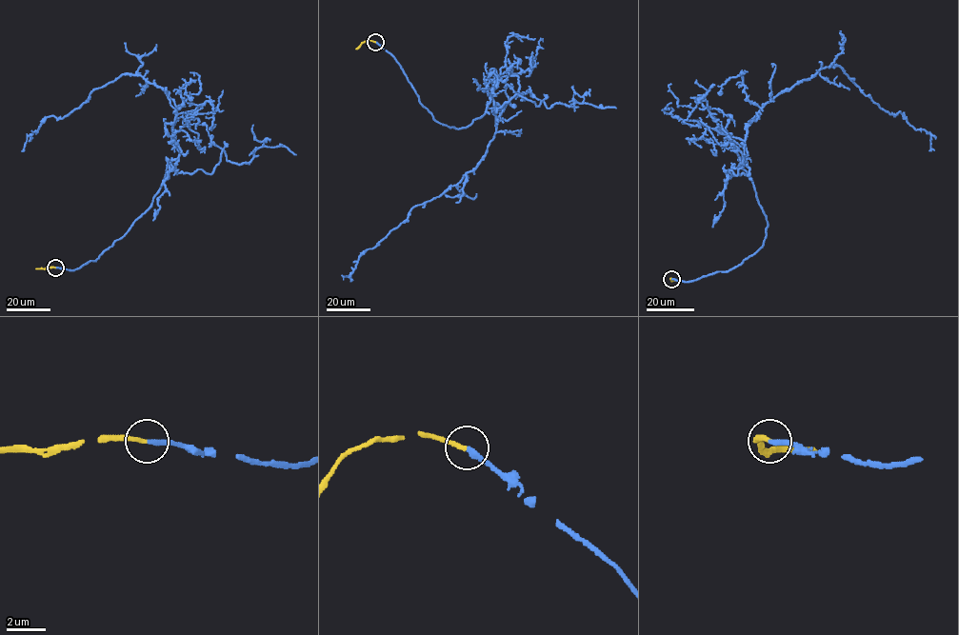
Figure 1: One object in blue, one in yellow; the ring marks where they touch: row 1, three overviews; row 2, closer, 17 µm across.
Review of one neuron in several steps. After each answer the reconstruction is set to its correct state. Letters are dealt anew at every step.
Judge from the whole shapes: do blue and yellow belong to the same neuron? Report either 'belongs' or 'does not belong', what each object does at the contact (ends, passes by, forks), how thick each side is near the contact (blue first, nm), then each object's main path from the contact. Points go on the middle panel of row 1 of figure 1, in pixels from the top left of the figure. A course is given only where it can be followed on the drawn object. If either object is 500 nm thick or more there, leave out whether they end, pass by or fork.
belongs; blue ends there; yellow ends there; 280 nm thick on the blue side, 220 nm on the other; blue runs (375, 42), (436, 121), (466, 128), (488, 104), (499, 109), (496, 132), (473, 169), (415, 206), (342, 275); yellow runs (375, 42), (365, 41), (356, 49)

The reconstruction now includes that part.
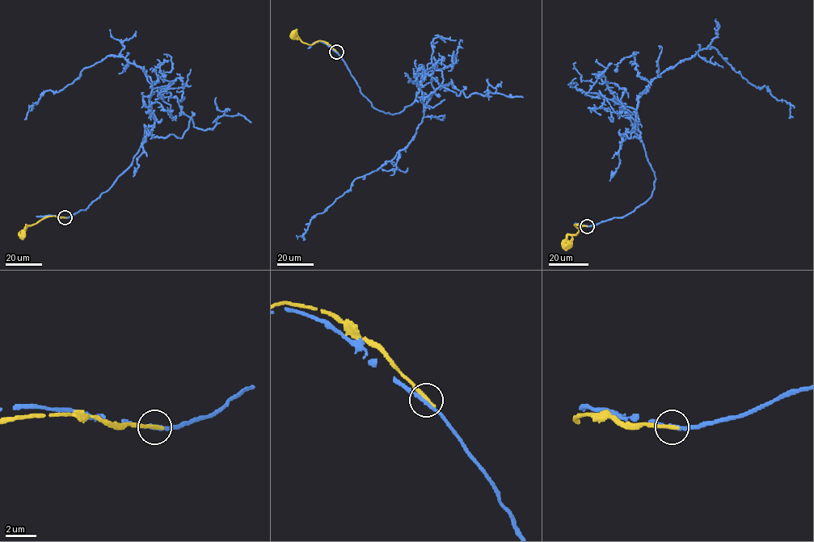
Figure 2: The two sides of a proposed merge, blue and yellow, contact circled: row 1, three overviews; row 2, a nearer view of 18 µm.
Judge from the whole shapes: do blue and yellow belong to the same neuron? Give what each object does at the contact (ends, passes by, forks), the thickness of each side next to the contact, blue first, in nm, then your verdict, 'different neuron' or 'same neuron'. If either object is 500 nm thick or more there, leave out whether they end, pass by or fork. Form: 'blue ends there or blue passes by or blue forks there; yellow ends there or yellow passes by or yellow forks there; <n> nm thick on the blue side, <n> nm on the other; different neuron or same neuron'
blue passes by; yellow ends there; 260 nm thick on the blue side, 300 nm on the other; different neuron

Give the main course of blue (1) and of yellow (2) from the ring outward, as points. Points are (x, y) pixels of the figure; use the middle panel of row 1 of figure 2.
1: (336, 52), (374, 108), (399, 113), (416, 94), (426, 98), (423, 117), (405, 148), (356, 178), (296, 235)
2: (336, 52), (324, 41), (318, 40), (309, 44), (302, 42), (292, 31)

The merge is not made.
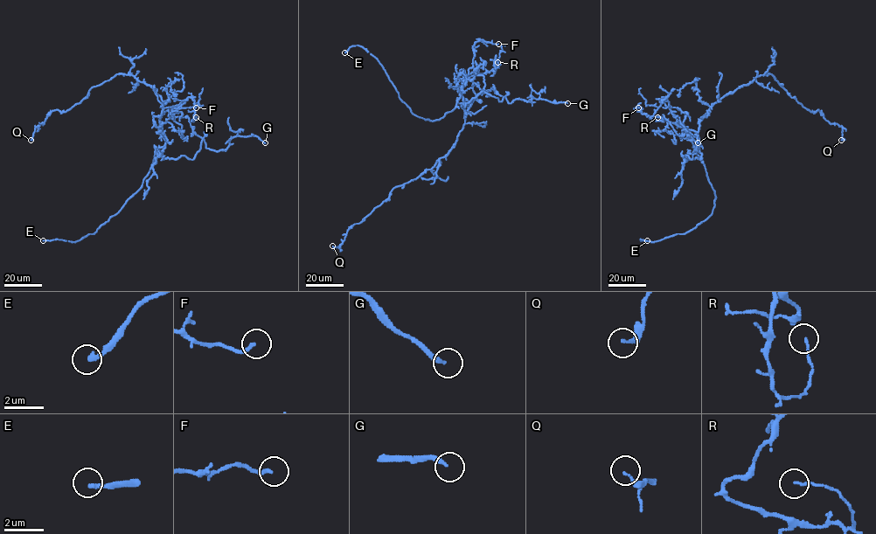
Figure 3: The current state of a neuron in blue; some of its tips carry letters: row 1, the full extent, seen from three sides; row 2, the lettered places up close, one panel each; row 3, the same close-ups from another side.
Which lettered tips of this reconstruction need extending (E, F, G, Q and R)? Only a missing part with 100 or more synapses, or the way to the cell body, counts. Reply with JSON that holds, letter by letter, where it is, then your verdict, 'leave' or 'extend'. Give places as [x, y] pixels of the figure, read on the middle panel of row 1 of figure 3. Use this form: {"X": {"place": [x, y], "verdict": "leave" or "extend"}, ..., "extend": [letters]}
{"E": {"place": [344, 52], "verdict": "extend"}, "F": {"place": [498, 44], "verdict": "leave"}, "G": {"place": [567, 103], "verdict": "extend"}, "Q": {"place": [332, 246], "verdict": "leave"}, "R": {"place": [497, 62], "verdict": "leave"}, "extend": ["E", "G"]}

